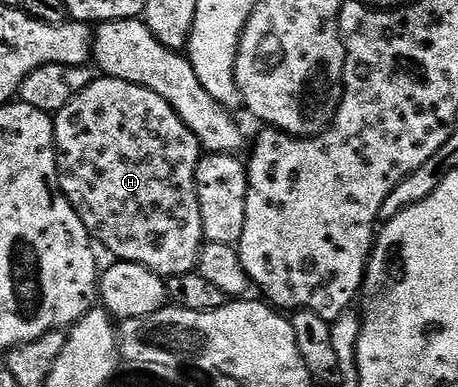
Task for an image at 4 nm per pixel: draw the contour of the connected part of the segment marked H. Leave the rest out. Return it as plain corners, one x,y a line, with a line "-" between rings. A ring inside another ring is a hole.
97,77
84,91
74,95
69,101
69,105
54,112
53,122
55,124
55,160
59,166
59,184
69,205
73,205
77,217
81,217
92,240
100,248
103,246
109,254
115,255
111,257
116,260
145,265
153,273
163,276
164,280
196,270
199,266
199,251
205,242
201,205
197,197
197,181
195,180
197,165
201,158
201,148
197,137
189,129
189,125
185,125
185,121
181,121
181,117
177,117
177,113
169,105
169,101
165,101
165,97
153,93
153,89
145,89
141,85
133,85
129,81
120,79

